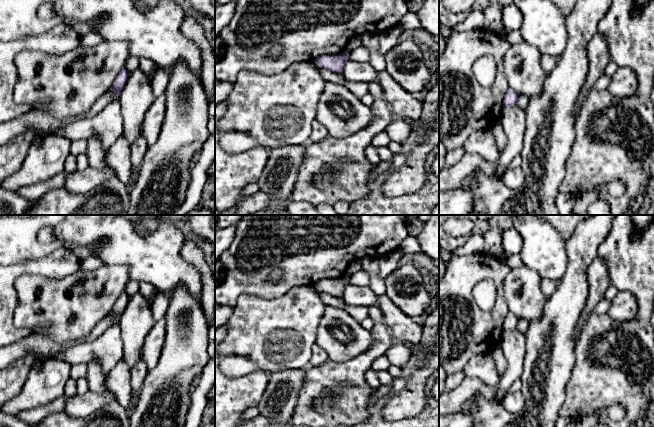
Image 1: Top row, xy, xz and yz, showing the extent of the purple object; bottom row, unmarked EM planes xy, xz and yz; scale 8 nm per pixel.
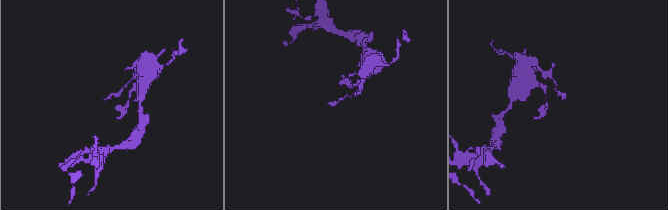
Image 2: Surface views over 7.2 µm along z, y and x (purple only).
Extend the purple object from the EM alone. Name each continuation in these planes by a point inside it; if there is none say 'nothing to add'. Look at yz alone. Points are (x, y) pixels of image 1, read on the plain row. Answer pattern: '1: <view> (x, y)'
nothing to add

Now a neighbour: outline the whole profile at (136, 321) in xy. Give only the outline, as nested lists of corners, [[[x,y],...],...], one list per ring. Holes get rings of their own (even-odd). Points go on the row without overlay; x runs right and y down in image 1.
[[[140,292],[129,296],[118,325],[123,341],[123,359],[130,370],[136,365],[144,339],[154,324],[147,299]]]

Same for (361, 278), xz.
[[[360,270],[351,276],[349,276],[350,284],[359,285],[359,286],[369,286],[370,277],[367,272]]]

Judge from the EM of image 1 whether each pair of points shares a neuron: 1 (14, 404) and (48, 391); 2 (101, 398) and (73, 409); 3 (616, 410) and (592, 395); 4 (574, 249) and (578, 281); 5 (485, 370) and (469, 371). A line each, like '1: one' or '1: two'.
1: one
2: one
3: two
4: one
5: one

